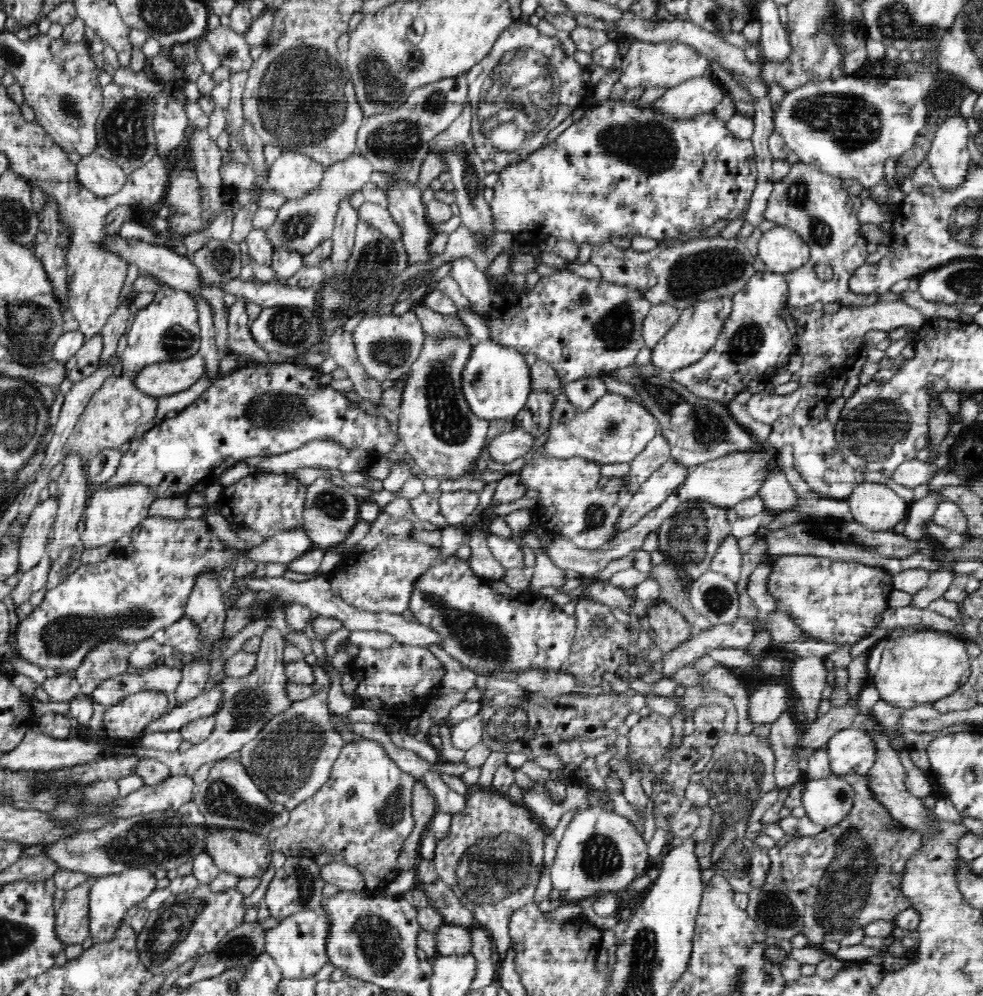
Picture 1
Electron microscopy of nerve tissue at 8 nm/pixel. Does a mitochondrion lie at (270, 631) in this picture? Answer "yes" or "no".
no

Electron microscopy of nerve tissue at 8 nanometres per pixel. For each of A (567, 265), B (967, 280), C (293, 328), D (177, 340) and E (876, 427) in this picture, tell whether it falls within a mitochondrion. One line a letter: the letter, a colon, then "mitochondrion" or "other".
A: other
B: mitochondrion
C: mitochondrion
D: mitochondrion
E: mitochondrion

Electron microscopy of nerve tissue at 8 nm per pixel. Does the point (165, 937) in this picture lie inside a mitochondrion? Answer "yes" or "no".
yes

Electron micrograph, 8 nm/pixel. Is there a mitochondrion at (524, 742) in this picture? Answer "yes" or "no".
no

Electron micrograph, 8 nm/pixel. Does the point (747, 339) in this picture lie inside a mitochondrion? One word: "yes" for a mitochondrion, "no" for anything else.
yes

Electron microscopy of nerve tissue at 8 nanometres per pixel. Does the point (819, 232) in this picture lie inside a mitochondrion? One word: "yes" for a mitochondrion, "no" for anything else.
yes

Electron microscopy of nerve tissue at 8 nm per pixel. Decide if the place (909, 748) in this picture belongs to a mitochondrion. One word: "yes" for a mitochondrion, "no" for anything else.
no

